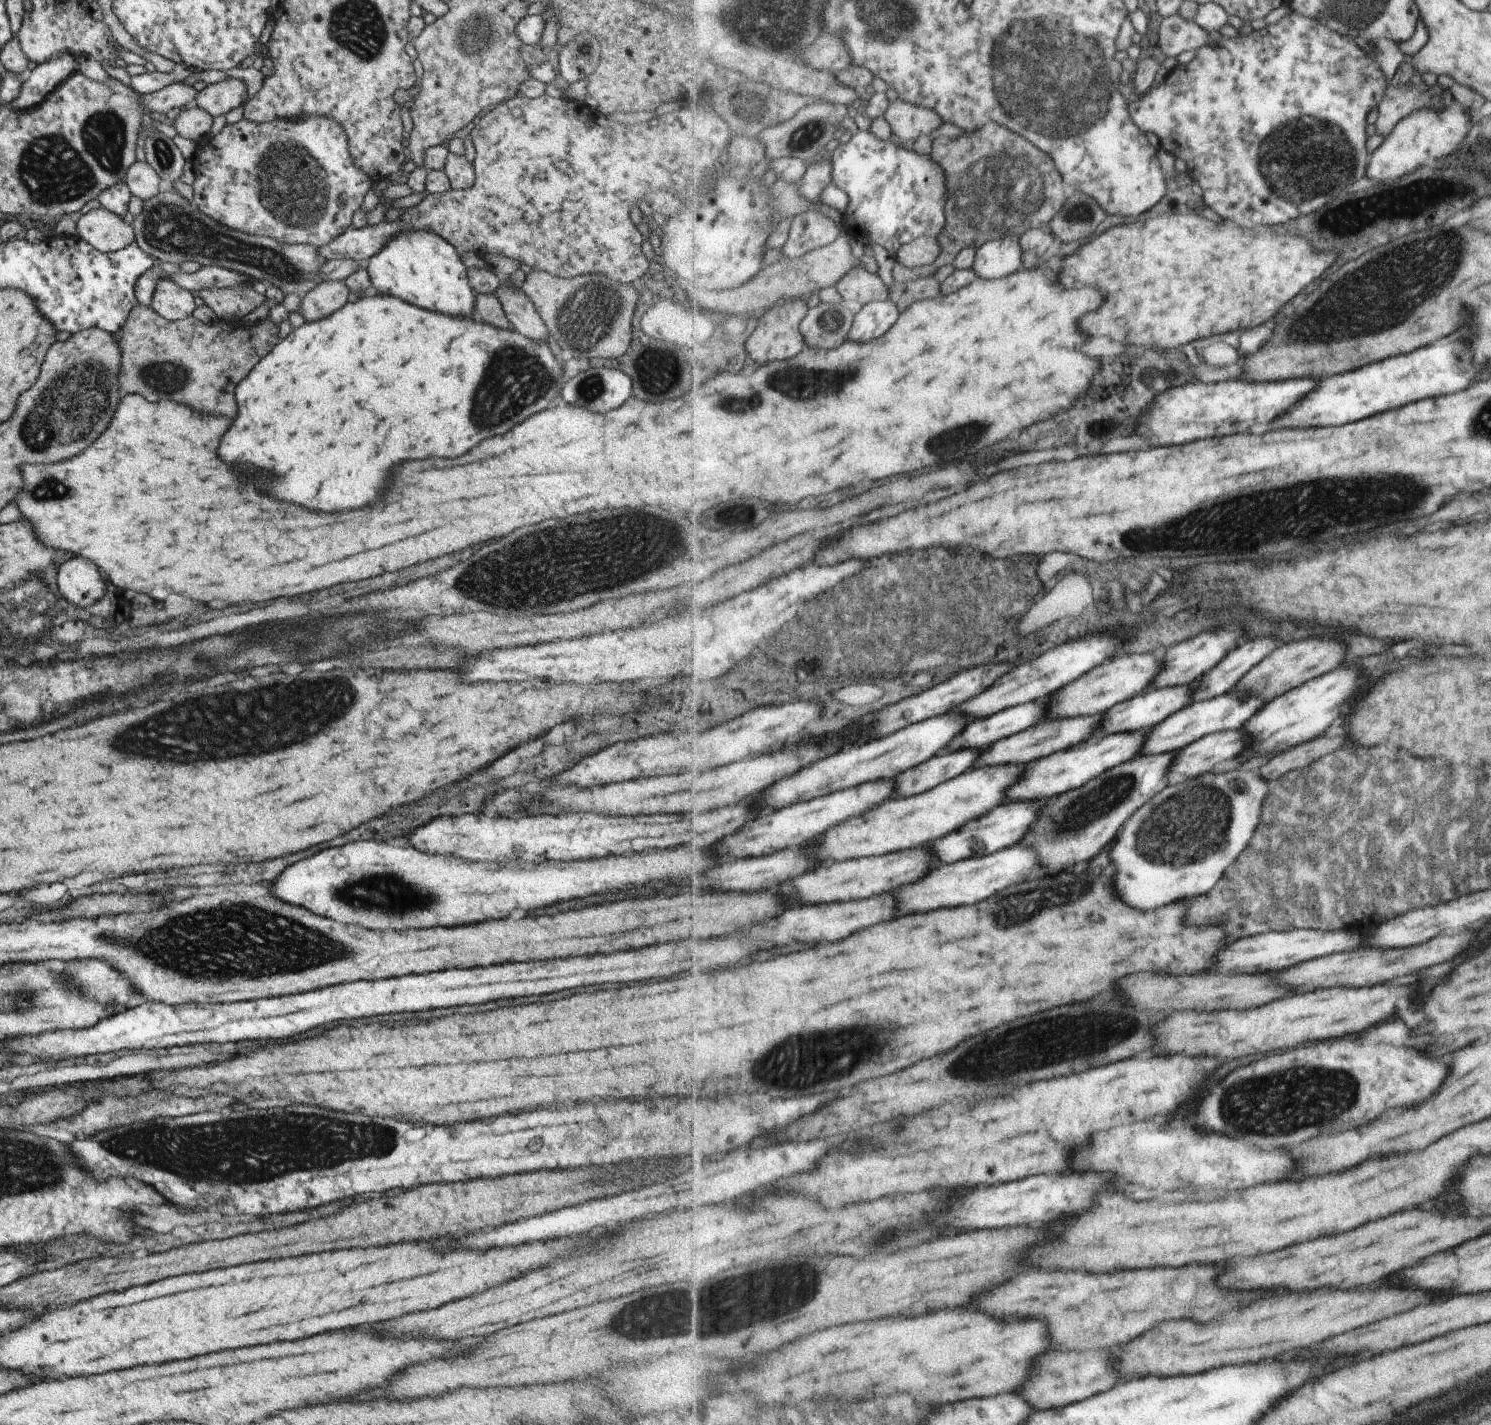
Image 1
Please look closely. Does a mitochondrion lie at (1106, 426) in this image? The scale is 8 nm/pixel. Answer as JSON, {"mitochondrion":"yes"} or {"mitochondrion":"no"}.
{"mitochondrion":"yes"}

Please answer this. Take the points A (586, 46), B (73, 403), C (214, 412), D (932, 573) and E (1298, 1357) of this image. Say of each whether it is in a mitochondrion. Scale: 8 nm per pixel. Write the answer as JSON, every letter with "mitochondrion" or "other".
{"A":"mitochondrion","B":"mitochondrion","C":"other","D":"mitochondrion","E":"other"}

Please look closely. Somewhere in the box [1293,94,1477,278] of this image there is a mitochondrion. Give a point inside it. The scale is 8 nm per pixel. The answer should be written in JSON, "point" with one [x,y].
{"point":[1416,194]}

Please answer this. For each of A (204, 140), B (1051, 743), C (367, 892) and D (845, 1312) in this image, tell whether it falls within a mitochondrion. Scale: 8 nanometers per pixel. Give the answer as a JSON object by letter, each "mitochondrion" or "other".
{"A":"other","B":"other","C":"mitochondrion","D":"other"}

